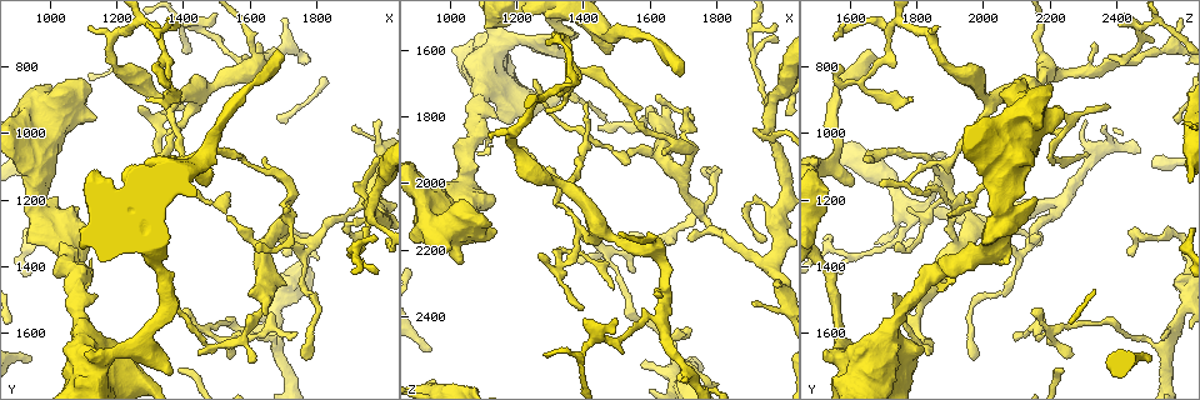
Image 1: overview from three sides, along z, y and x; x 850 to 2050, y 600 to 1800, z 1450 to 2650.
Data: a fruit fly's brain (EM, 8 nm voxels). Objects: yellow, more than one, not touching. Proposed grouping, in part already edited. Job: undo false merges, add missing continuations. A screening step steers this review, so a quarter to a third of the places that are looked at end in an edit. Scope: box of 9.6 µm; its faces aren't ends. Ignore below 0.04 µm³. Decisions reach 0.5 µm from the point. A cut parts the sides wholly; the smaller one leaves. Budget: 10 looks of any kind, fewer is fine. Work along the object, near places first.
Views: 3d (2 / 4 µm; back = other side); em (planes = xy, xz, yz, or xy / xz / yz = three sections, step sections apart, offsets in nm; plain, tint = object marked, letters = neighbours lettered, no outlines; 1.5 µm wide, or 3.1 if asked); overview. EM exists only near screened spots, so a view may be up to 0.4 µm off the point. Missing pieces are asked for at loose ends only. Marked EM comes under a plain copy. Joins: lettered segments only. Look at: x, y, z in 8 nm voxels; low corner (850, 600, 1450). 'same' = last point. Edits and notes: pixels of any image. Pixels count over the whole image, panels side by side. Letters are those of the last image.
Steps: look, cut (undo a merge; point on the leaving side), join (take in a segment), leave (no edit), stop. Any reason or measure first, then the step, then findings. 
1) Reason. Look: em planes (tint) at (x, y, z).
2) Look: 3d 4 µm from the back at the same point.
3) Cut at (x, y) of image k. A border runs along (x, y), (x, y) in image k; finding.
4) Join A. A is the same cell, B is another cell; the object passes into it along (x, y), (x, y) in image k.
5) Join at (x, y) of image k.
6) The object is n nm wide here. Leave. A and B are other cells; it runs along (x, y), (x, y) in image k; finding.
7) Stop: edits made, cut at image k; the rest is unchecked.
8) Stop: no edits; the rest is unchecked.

An open end. Look: 3d 2 µm at (1610, 1680, 1780).

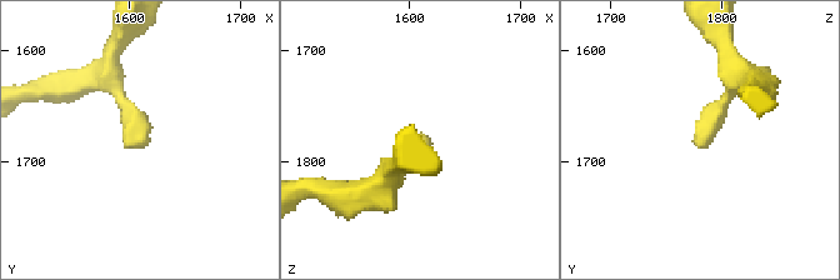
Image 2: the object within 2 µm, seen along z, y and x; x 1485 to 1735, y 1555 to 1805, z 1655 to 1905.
Need the tissue. Look: em planes (tint) at (1610, 1690, 1782).

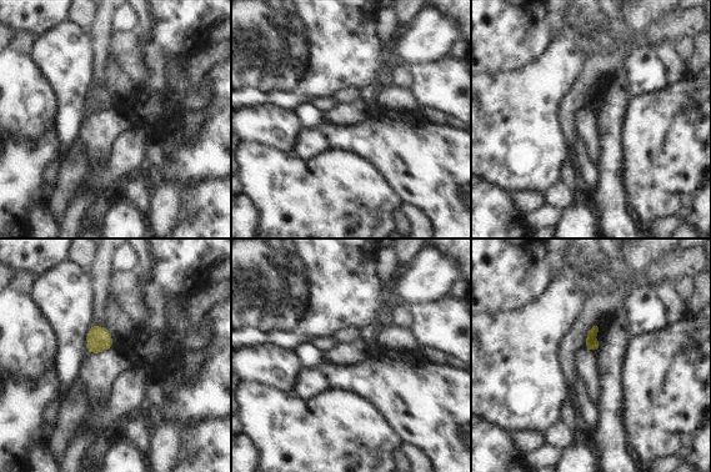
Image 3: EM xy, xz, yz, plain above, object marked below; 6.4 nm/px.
See the neighbours. Look: em planes (letters) at the same point.

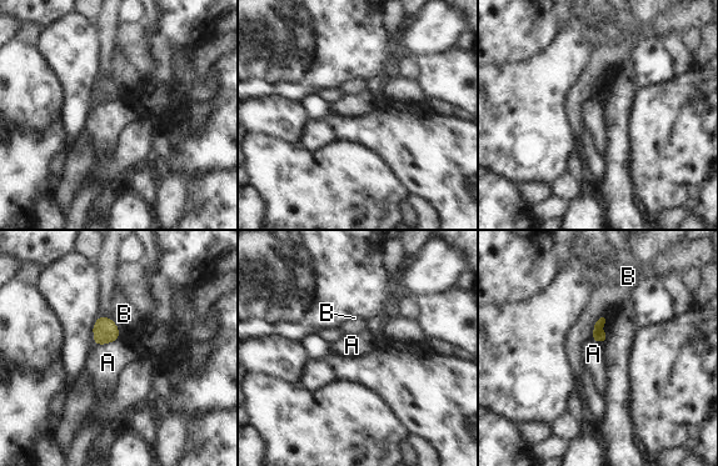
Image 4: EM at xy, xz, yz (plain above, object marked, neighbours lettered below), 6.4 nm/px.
The object is 100 nm wide here. Leave. A and B are other cells; a border runs along (120, 339), (96, 346) in image 4; no lettered segment goes on from it.

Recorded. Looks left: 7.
Thin end. Look: em xy step 4 (tint) at (1620, 1350, 1730).

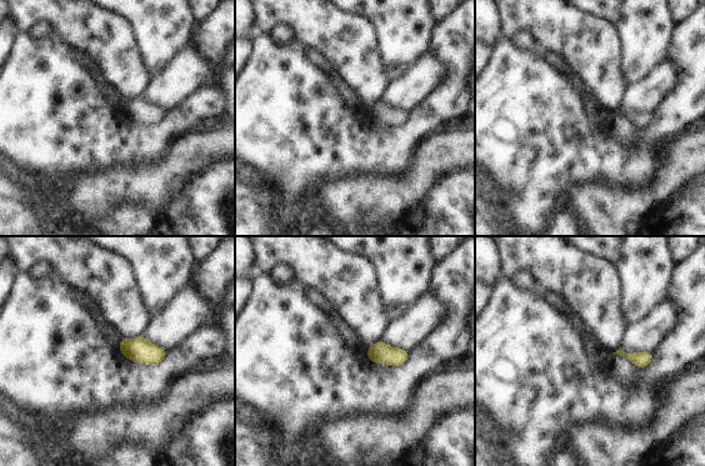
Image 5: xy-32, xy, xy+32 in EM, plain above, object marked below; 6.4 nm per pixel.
Look: em planes (tint) at the same point.

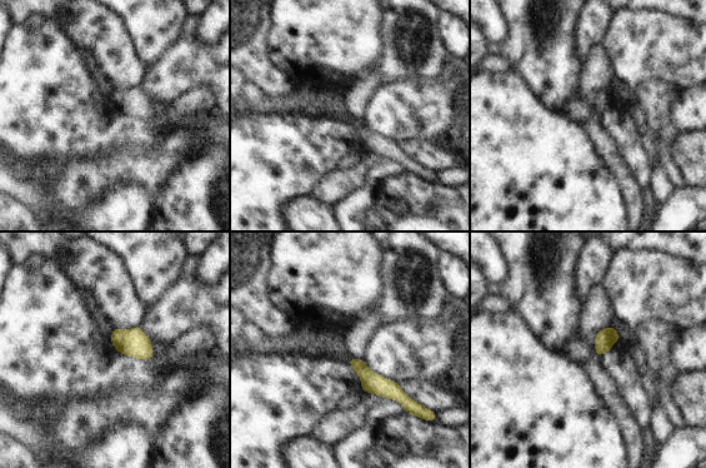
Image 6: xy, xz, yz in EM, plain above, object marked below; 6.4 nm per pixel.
Look: em planes (letters) at the same point.

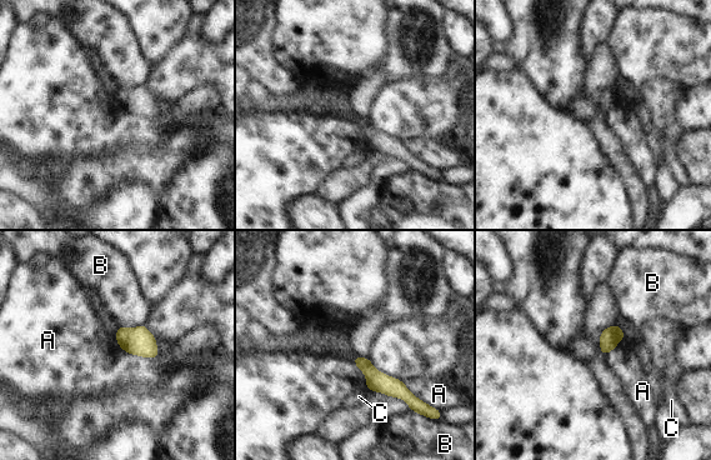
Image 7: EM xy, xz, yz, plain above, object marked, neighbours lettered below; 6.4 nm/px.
Leave. A, B and C are other cells; it runs along (357, 360), (381, 383), (411, 399) in image 7; no lettered segment goes on from it.

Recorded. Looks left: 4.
Long arm stops here. Look: 3d 4 µm from the back at (1700, 770, 1670).

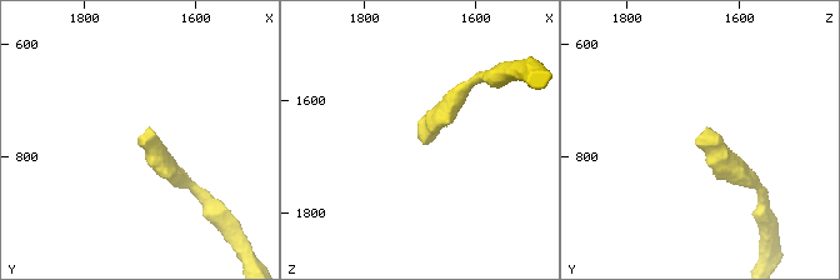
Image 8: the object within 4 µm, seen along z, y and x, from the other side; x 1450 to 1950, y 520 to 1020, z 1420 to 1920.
Look: em yz step 4 (tint) at (1700, 765, 1665).

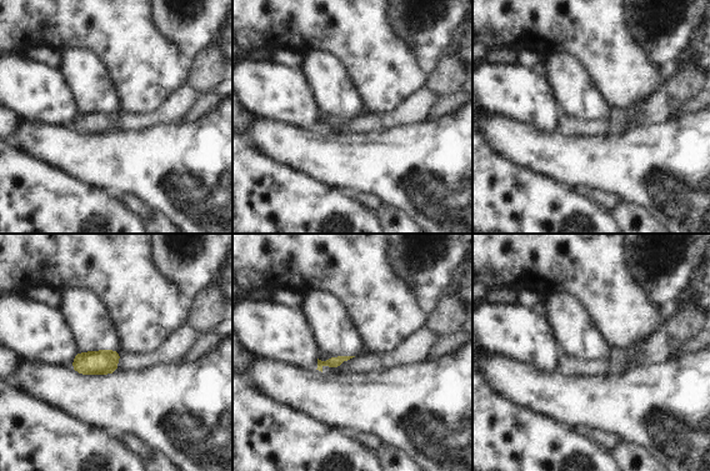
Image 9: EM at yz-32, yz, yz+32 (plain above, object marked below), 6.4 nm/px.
Look: em yz step 4 (letters) at the same point.

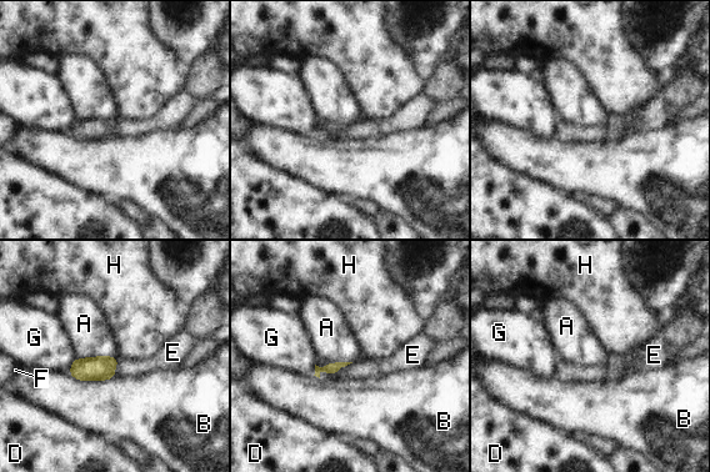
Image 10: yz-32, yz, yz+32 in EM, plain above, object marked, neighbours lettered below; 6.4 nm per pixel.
Leave. A, B, D, E, F, G and H are other cells; a border runs along (115, 356), (85, 356), (76, 358) in image 10; none of them fits.

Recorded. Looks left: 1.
Stop: no edits; the rest is unchecked.

